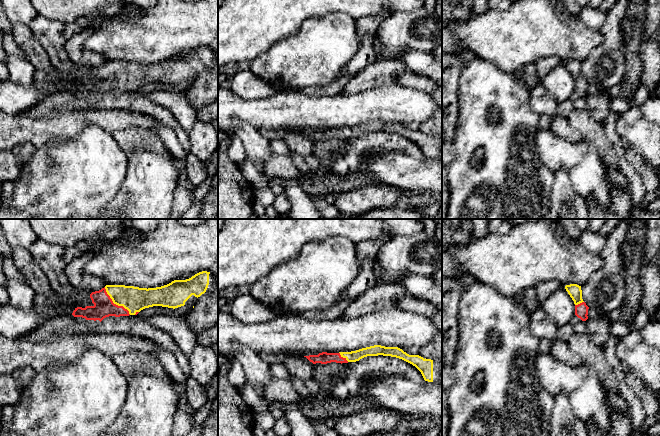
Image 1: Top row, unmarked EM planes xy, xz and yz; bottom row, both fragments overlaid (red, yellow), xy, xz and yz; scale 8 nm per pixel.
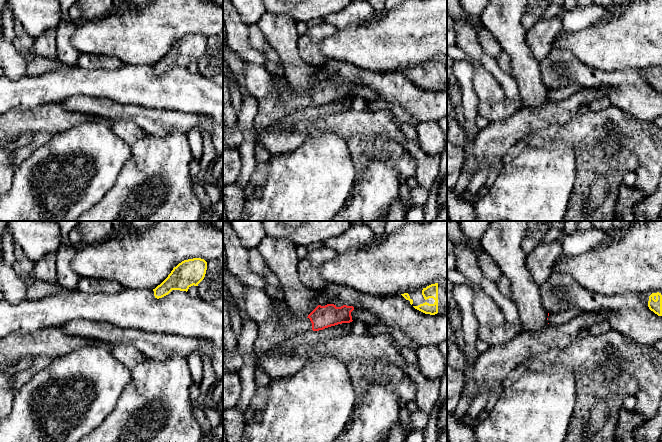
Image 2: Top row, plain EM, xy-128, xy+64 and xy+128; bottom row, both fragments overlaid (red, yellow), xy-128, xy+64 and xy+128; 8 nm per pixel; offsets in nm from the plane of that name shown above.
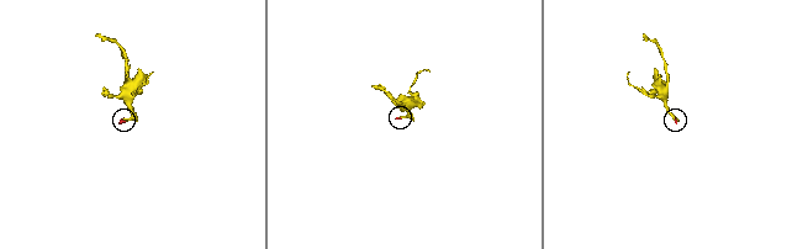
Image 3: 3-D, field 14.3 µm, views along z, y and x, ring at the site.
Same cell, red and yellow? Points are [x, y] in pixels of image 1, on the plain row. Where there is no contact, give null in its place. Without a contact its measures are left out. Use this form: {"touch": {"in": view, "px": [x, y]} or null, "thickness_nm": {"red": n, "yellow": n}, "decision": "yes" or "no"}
{"touch": {"in": "xy", "px": [115, 80]}, "thickness_nm": {"red": 160, "yellow": 200}, "decision": "yes"}

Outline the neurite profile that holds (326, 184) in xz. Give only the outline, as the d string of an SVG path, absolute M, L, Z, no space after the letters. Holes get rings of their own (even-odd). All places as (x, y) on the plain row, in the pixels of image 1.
M363 172L346 175L323 174L313 176L311 173L302 174L299 187L309 196L326 196L329 194L341 194L363 187L386 185L376 179L372 179Z

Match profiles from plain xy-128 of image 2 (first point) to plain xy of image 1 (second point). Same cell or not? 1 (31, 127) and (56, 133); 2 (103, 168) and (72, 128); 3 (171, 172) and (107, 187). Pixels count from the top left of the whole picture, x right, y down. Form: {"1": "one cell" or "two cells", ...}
{"1": "one cell", "2": "two cells", "3": "two cells"}

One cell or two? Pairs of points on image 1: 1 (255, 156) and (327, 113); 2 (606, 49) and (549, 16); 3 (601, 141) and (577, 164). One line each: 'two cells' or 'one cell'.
1: two cells
2: two cells
3: two cells

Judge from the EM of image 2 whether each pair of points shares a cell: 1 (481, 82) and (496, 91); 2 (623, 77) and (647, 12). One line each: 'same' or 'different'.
1: same
2: different

